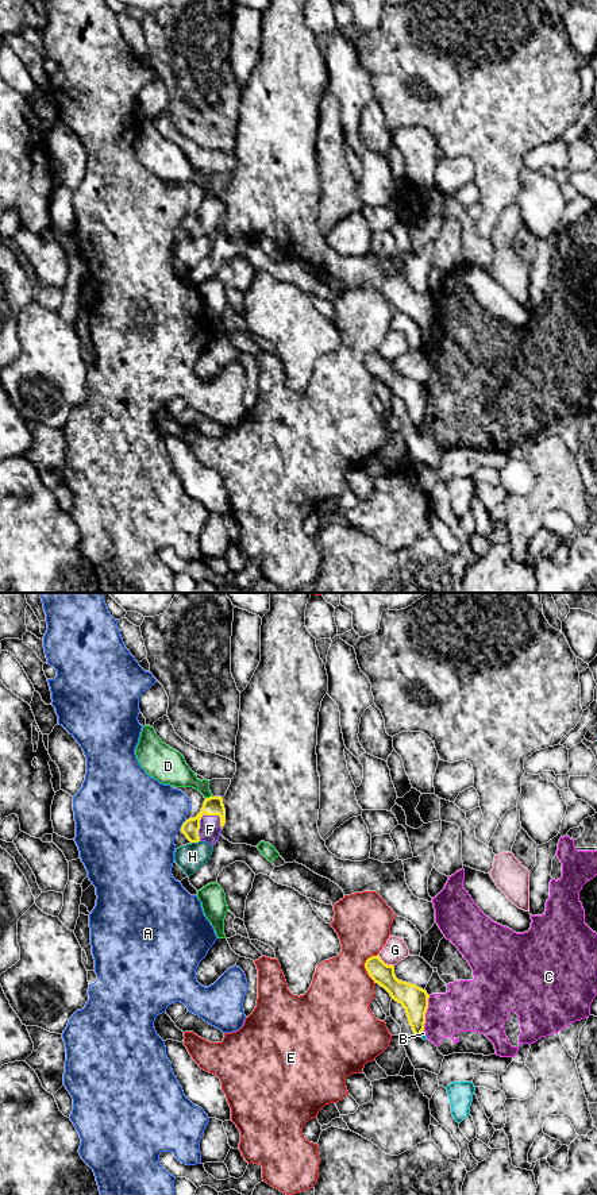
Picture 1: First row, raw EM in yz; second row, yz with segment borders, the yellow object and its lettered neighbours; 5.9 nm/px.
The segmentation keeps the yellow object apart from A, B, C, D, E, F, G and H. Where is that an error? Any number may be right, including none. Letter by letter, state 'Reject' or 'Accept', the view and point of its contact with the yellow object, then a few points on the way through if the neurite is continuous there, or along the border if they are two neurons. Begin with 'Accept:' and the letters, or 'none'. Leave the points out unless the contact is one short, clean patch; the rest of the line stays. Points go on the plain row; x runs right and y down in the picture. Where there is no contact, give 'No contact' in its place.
Accept: F
A: Reject. Touches yellow at yz (183, 219). Boundary: yz (187, 215), (180, 223)
B: Reject. Touches yellow at yz (420, 428). Boundary: yz (423, 424), (420, 431)
C: Reject. Touches yellow at yz (426, 407). Boundary: yz (430, 390), (423, 424)
D: Reject. Touches yellow at yz (210, 192)
E: Reject. Touches yellow at yz (365, 362)
F: Accept. Touches yellow at yz (199, 216). Path across: yz (214, 200), (199, 216), (210, 224)
G: Reject. Touches yellow at yz (384, 358). Boundary: yz (377, 350), (385, 358), (393, 361)
H: Reject. Touches yellow at yz (195, 236)

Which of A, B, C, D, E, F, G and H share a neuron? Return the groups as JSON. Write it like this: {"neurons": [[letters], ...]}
{"neurons": [["A"], ["B"], ["C"], ["D"], ["E"], ["F"], ["G"], ["H"]]}

